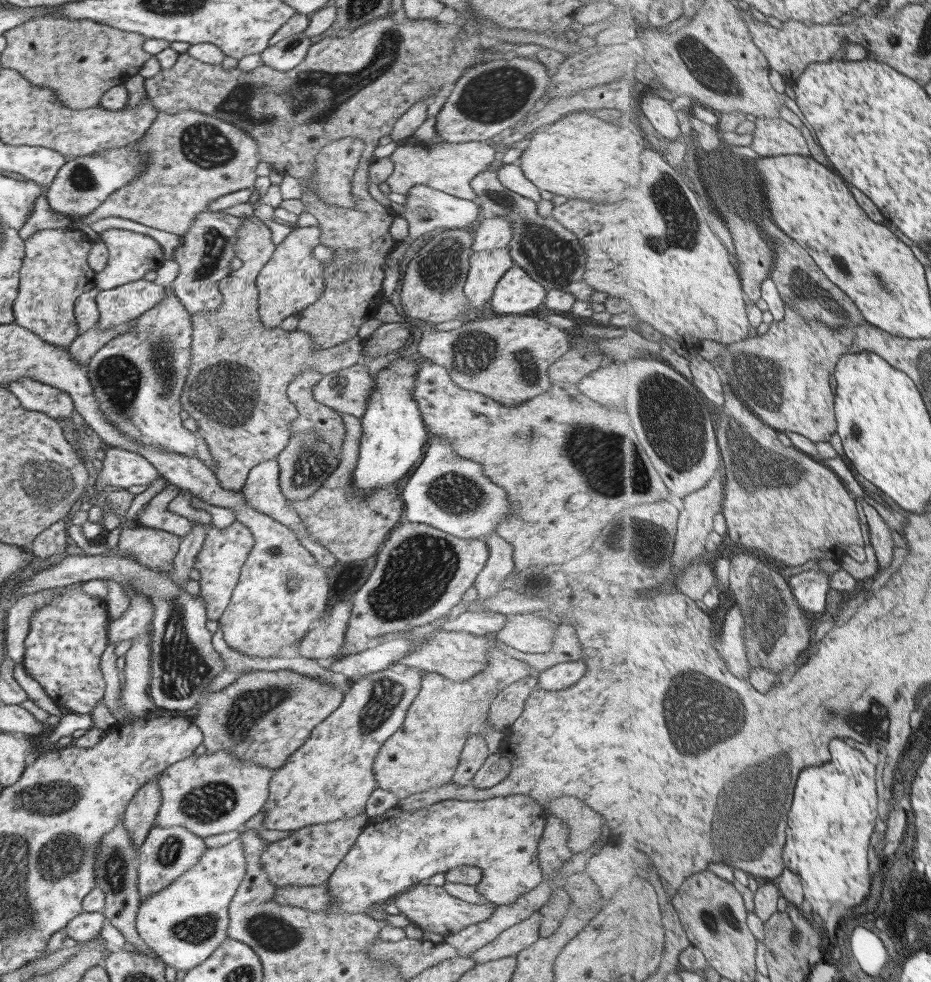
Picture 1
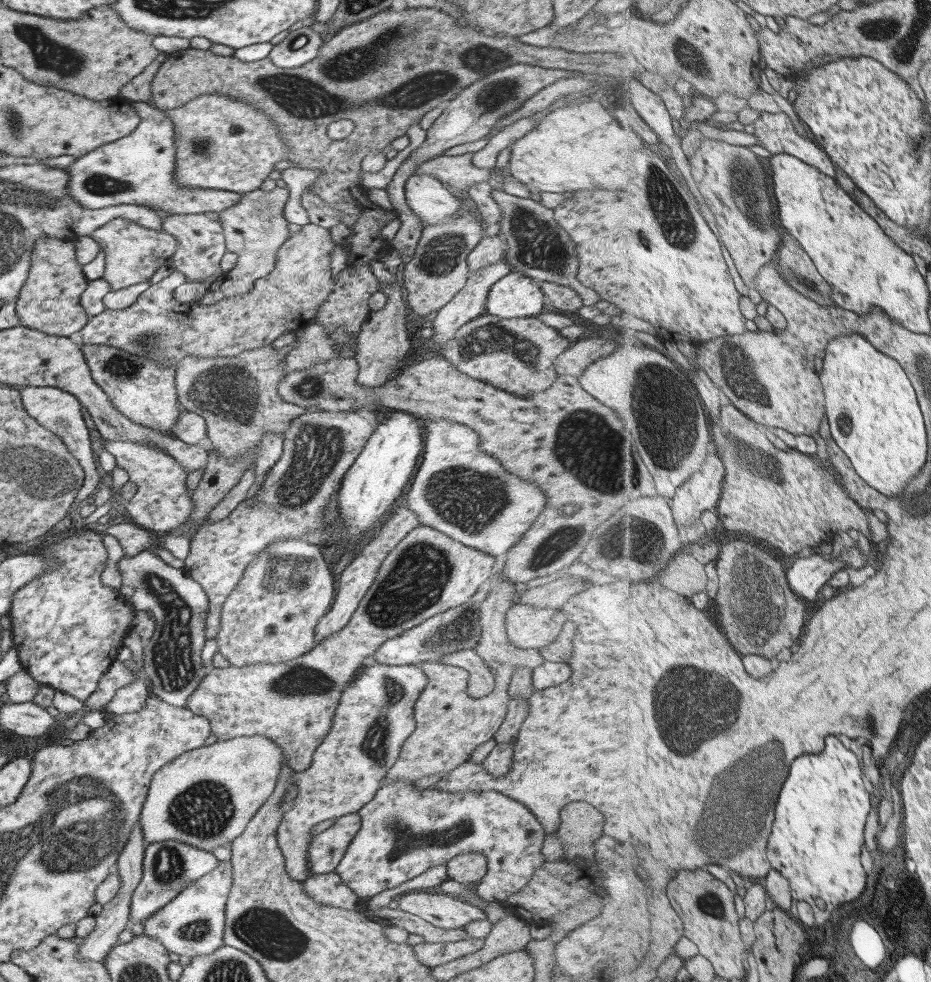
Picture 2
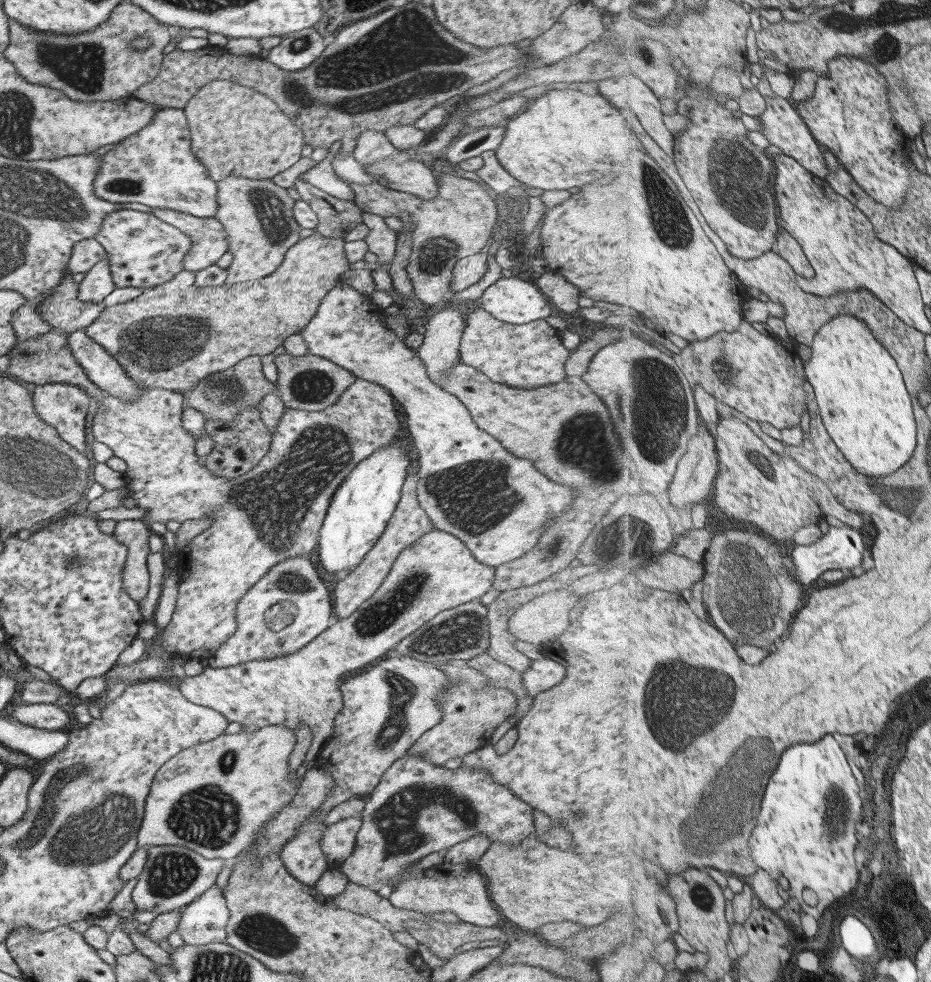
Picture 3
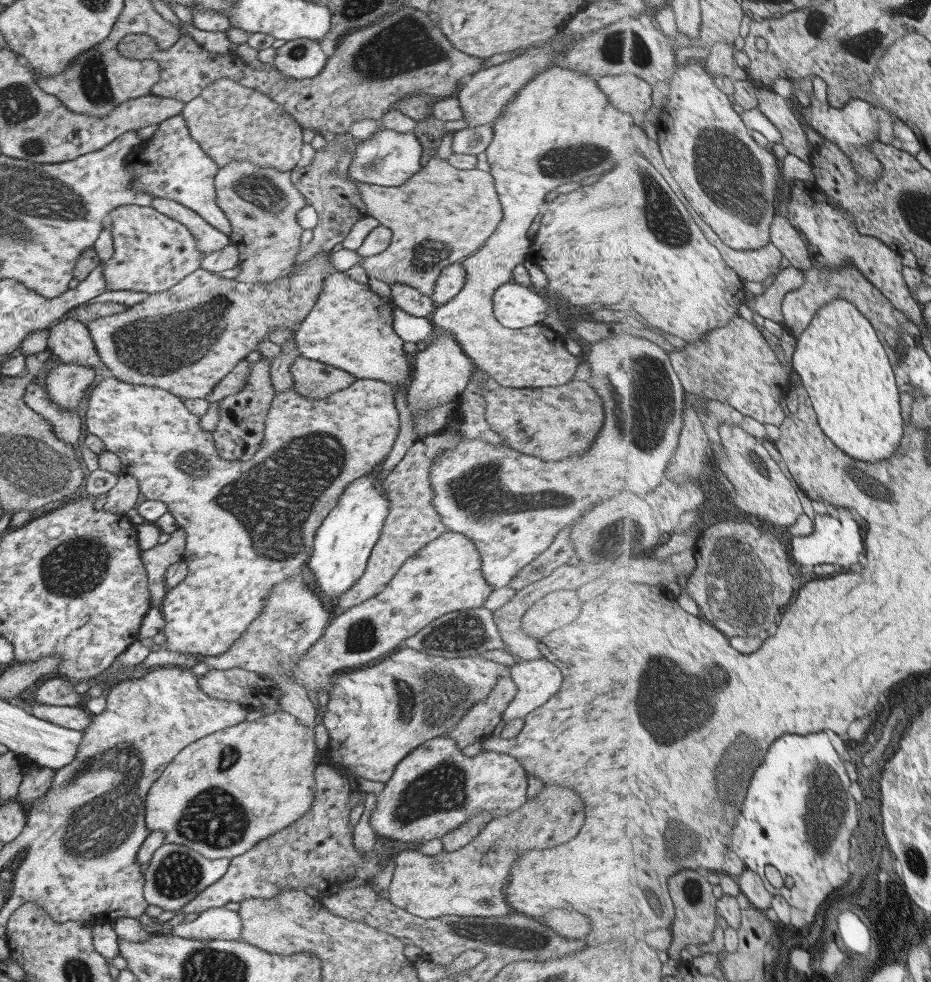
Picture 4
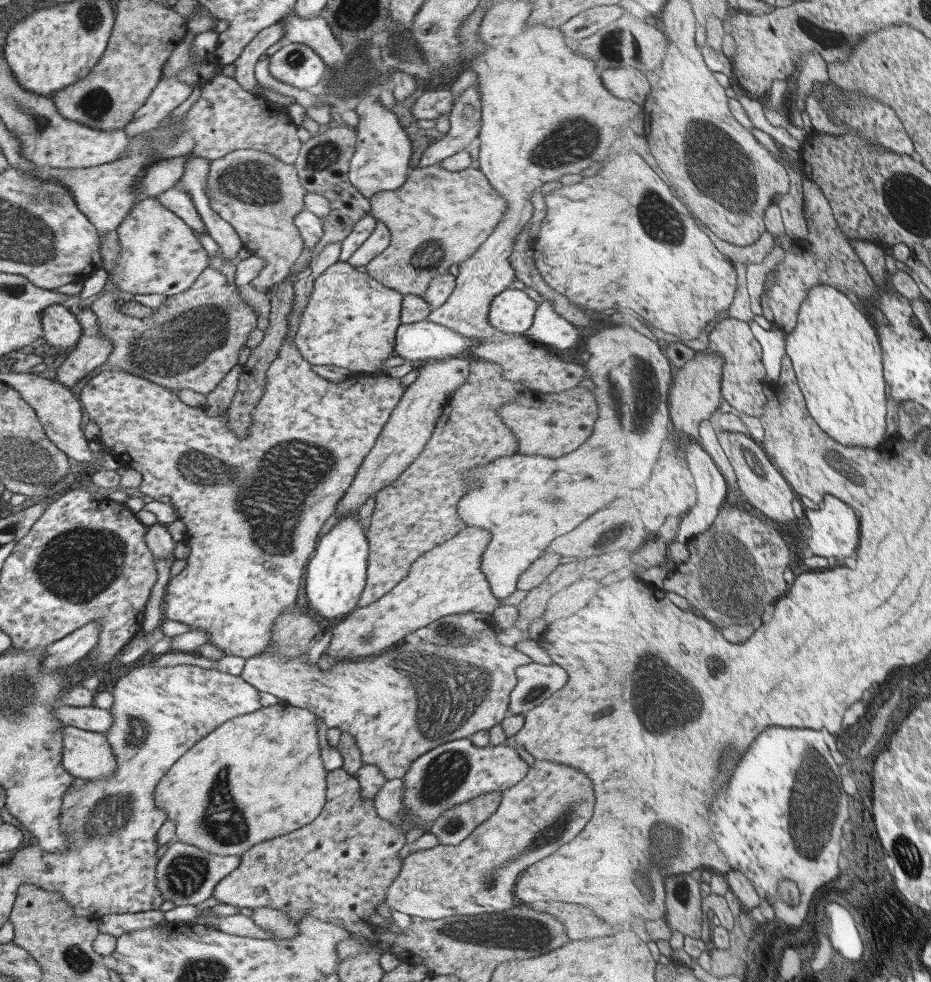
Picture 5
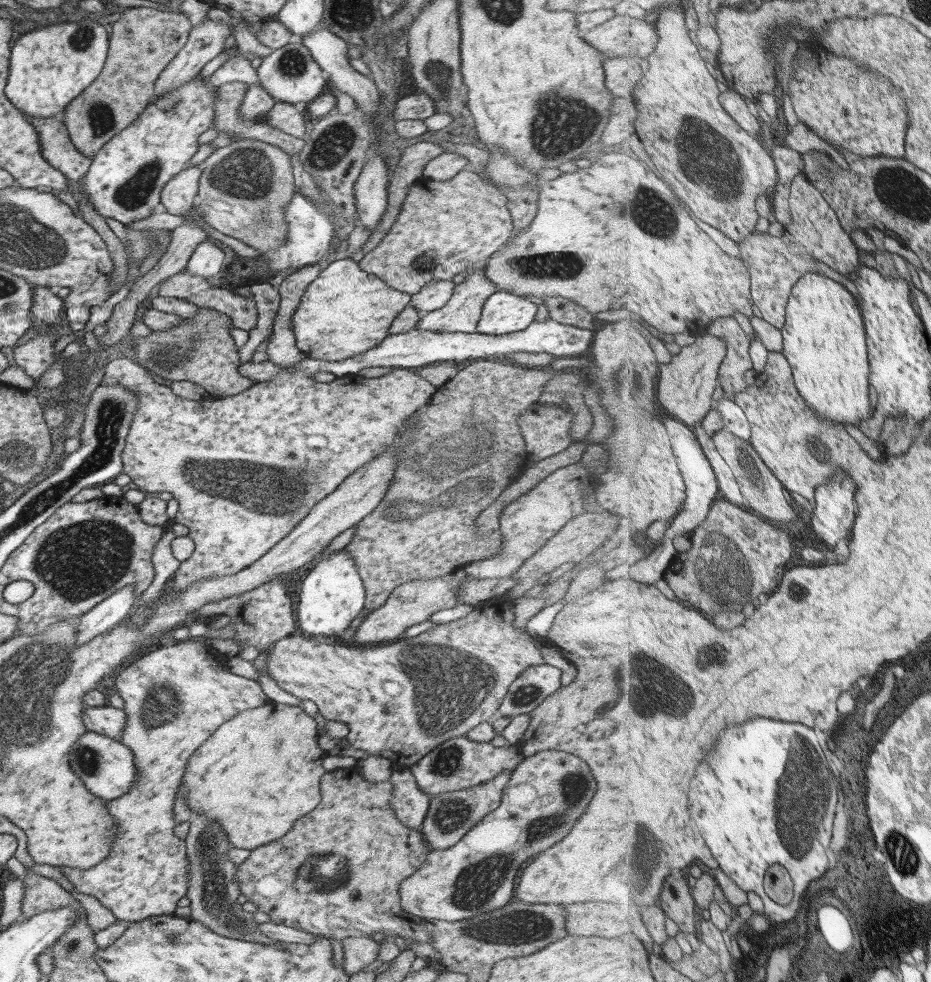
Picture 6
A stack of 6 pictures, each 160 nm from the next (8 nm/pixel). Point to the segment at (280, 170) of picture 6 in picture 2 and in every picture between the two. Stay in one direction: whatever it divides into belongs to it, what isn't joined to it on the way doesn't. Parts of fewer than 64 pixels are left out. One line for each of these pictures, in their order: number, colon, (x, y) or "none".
2: (253, 228)
3: (256, 215)
4: (260, 203)
5: (258, 195)

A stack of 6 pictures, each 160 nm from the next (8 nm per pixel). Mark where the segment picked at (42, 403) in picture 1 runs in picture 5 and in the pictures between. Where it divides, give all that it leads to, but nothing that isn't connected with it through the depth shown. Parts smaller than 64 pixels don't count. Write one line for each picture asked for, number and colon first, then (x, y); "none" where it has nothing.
2: (54, 409)
3: (62, 406)
4: (65, 384)
5: (91, 350)

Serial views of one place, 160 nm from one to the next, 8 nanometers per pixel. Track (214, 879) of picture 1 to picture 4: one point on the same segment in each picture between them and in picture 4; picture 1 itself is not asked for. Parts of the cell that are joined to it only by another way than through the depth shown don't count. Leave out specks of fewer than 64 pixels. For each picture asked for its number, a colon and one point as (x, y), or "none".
2: (191, 924)
3: (203, 921)
4: (218, 923)

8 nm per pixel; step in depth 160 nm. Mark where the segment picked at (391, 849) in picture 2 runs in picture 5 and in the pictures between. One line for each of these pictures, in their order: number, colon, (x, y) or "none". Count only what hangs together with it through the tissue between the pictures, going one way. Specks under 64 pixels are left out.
3: (417, 808)
4: (434, 788)
5: (452, 773)

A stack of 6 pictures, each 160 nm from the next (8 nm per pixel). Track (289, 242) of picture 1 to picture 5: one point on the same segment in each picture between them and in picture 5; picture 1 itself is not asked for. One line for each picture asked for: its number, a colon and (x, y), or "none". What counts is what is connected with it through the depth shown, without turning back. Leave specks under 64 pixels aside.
2: (156, 327)
3: (171, 336)
4: (184, 340)
5: (192, 340)

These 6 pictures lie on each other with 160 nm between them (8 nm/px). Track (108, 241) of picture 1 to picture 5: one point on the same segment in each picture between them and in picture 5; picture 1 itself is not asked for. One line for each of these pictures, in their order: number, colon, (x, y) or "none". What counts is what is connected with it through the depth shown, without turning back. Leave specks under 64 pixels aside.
2: (132, 253)
3: (142, 252)
4: (151, 253)
5: (158, 253)

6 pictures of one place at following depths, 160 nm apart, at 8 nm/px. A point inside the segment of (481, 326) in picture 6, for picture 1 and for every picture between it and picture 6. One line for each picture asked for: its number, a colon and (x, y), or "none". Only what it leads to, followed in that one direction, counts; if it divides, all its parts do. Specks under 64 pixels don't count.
1: (515, 292)
2: (514, 296)
3: (511, 300)
4: (514, 306)
5: (511, 312)

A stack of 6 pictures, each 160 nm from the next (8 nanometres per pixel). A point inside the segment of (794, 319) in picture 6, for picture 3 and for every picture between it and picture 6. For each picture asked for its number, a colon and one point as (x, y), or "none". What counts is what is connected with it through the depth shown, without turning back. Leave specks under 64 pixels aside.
3: (862, 398)
4: (844, 366)
5: (837, 354)

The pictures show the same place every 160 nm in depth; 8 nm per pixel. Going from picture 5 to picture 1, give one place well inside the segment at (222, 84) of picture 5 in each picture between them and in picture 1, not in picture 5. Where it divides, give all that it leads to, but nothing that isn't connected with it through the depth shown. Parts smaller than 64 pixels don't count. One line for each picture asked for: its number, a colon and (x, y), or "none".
1: (193, 159)
2: (220, 143)
3: (233, 130)
4: (229, 122)

